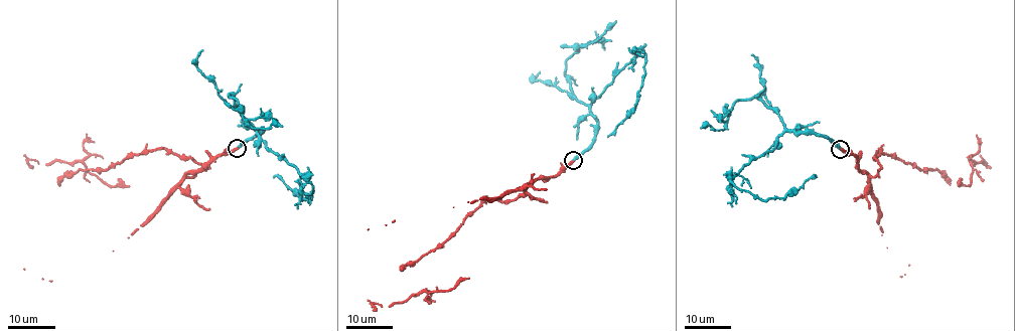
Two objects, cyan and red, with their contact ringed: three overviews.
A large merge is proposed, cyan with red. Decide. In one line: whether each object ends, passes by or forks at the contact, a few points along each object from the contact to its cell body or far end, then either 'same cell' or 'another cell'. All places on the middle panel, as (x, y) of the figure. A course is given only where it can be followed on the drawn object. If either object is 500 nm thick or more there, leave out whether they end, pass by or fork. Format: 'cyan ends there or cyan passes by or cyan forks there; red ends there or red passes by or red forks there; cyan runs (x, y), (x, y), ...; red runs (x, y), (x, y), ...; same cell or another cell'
cyan ends there; red ends there; cyan runs (573, 160), (594, 136), (597, 119), (590, 105), (641, 52), (645, 73), (637, 105), (607, 137); red runs (573, 161), (524, 189), (542, 200), (486, 198), (414, 264), (423, 289), (389, 306), (373, 303), (374, 311); same cell

